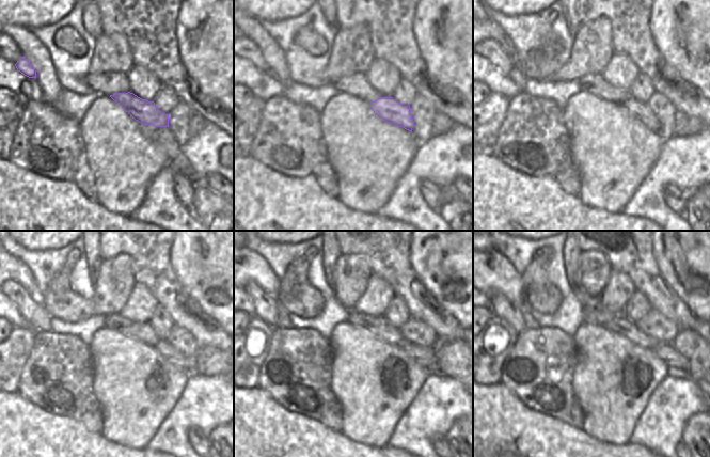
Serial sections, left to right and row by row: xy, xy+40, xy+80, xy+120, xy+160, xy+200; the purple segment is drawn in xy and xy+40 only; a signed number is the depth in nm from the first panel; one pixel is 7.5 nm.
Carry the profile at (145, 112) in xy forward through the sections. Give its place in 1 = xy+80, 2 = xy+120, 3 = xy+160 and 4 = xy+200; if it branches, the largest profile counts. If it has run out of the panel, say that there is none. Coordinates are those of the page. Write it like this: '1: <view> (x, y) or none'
1: xy+80 (641, 111)
2: xy+120 (170, 353)
3: xy+160 (425, 357)
4: xy+200 (666, 352)

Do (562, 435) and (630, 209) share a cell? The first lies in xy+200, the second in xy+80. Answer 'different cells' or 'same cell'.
different cells

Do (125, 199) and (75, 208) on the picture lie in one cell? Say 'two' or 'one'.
two

